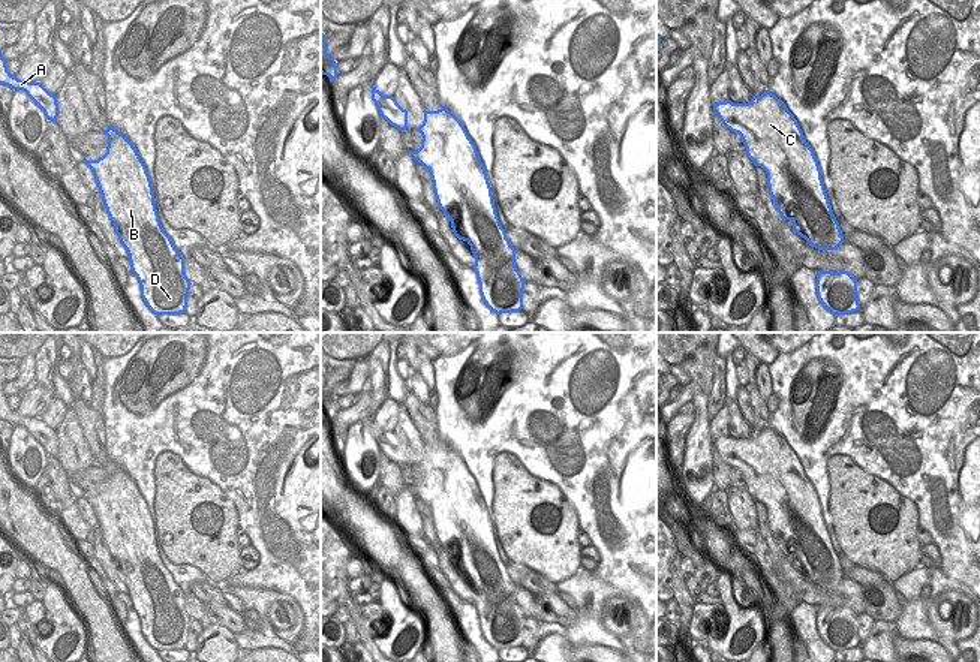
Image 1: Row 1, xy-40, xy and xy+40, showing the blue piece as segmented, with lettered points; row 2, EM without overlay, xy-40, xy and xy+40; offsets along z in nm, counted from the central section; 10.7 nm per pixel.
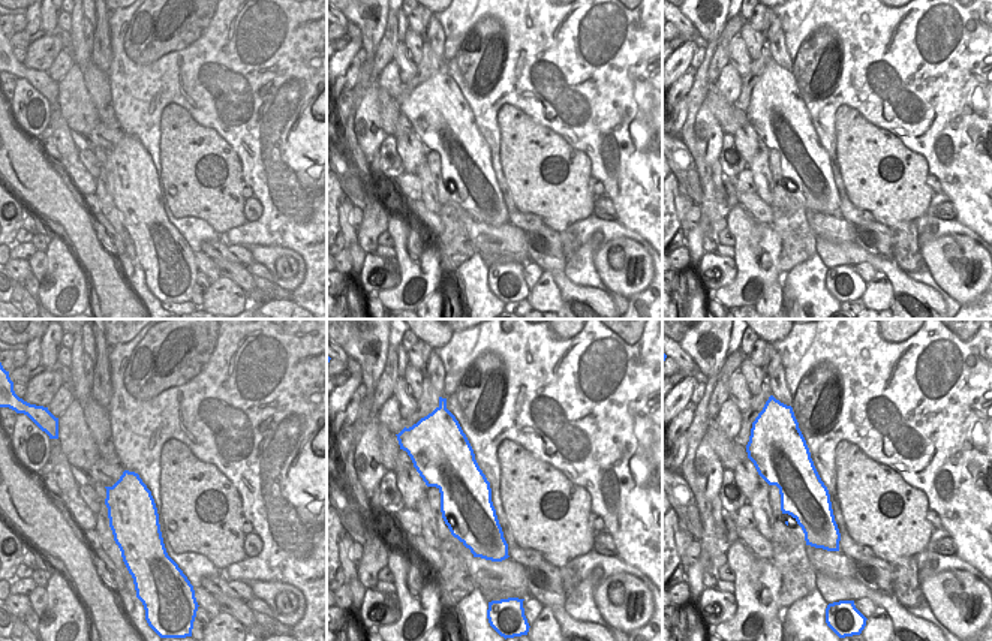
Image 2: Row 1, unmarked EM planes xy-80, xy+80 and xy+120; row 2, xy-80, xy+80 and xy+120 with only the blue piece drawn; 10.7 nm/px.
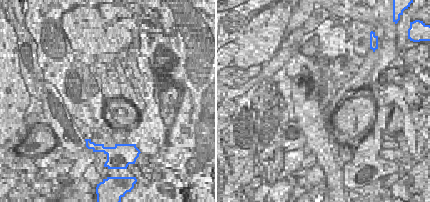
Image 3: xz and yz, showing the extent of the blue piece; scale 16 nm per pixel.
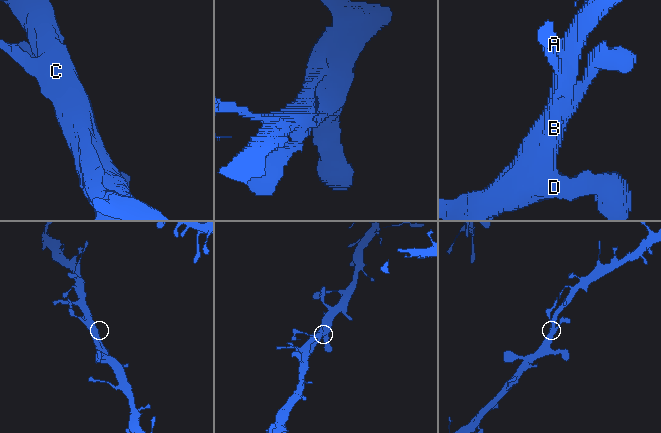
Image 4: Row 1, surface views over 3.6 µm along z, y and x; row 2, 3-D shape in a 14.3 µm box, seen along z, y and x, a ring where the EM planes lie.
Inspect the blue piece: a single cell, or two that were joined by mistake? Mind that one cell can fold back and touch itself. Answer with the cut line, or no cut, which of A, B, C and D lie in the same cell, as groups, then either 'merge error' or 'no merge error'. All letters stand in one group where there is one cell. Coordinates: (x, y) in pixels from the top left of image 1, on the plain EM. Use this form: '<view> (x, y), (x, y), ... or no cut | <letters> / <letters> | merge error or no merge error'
xy+40 (732, 438), (729, 441), (730, 454), (723, 459) | A / B C D | merge error

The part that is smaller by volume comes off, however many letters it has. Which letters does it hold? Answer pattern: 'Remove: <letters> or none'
Remove: A

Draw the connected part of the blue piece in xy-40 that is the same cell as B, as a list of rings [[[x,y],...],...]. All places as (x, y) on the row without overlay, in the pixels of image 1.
[[[108,461],[106,488],[97,496],[84,497],[93,506],[106,548],[121,581],[126,584],[130,607],[141,622],[141,632],[154,650],[180,650],[186,647],[190,617],[184,608],[184,593],[163,566],[154,539],[150,511],[133,479],[117,464]]]

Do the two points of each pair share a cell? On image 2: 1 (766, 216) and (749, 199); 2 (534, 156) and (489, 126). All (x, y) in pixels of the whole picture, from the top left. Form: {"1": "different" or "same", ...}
{"1": "same", "2": "different"}

